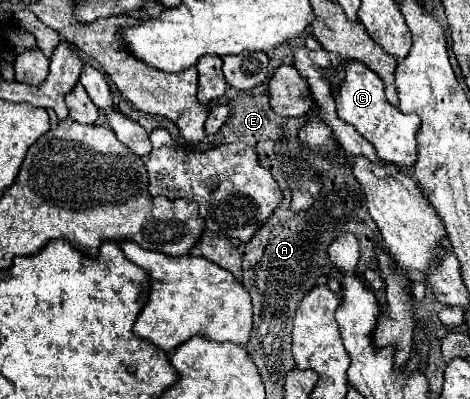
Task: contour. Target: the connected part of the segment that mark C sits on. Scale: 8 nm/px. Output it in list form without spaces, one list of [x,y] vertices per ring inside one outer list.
[[[350,60],[344,64],[346,78],[340,82],[338,92],[334,96],[338,116],[352,124],[368,142],[374,144],[376,154],[380,160],[398,164],[398,166],[412,166],[416,162],[416,136],[420,130],[420,118],[416,114],[402,114],[394,108],[384,96],[384,82],[376,72],[372,72],[366,64],[358,60]]]

